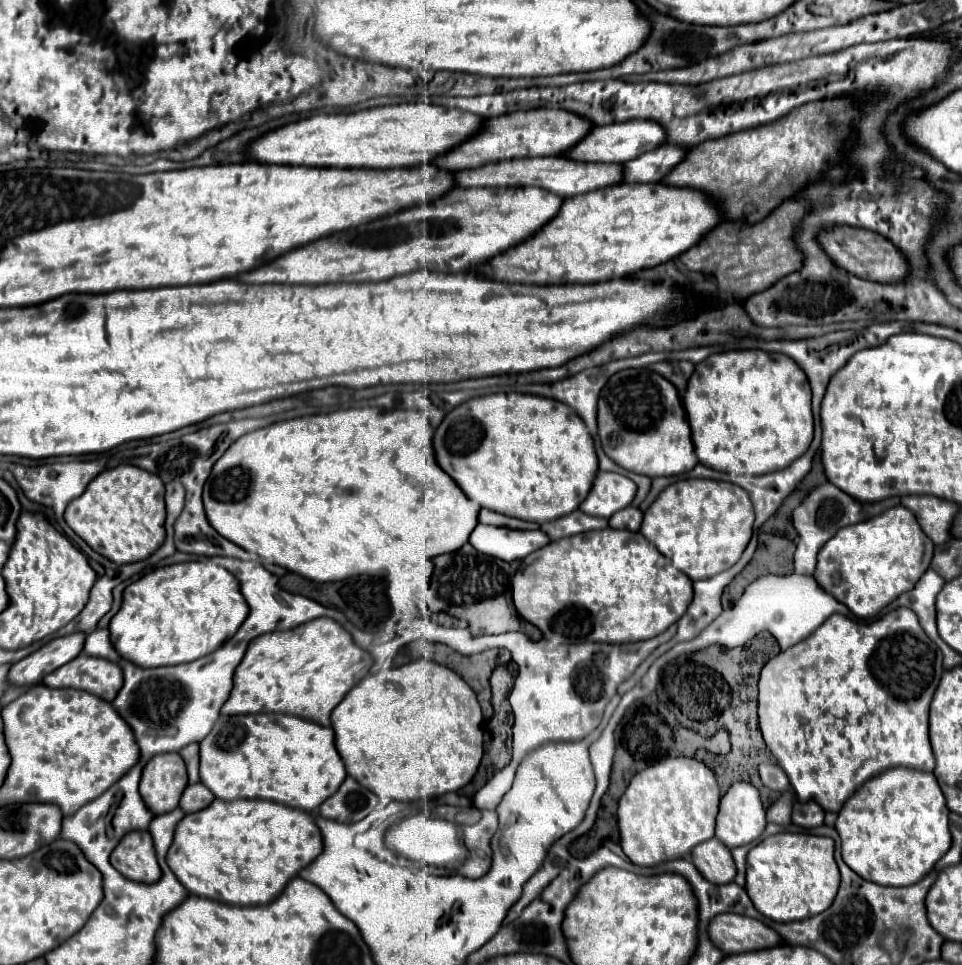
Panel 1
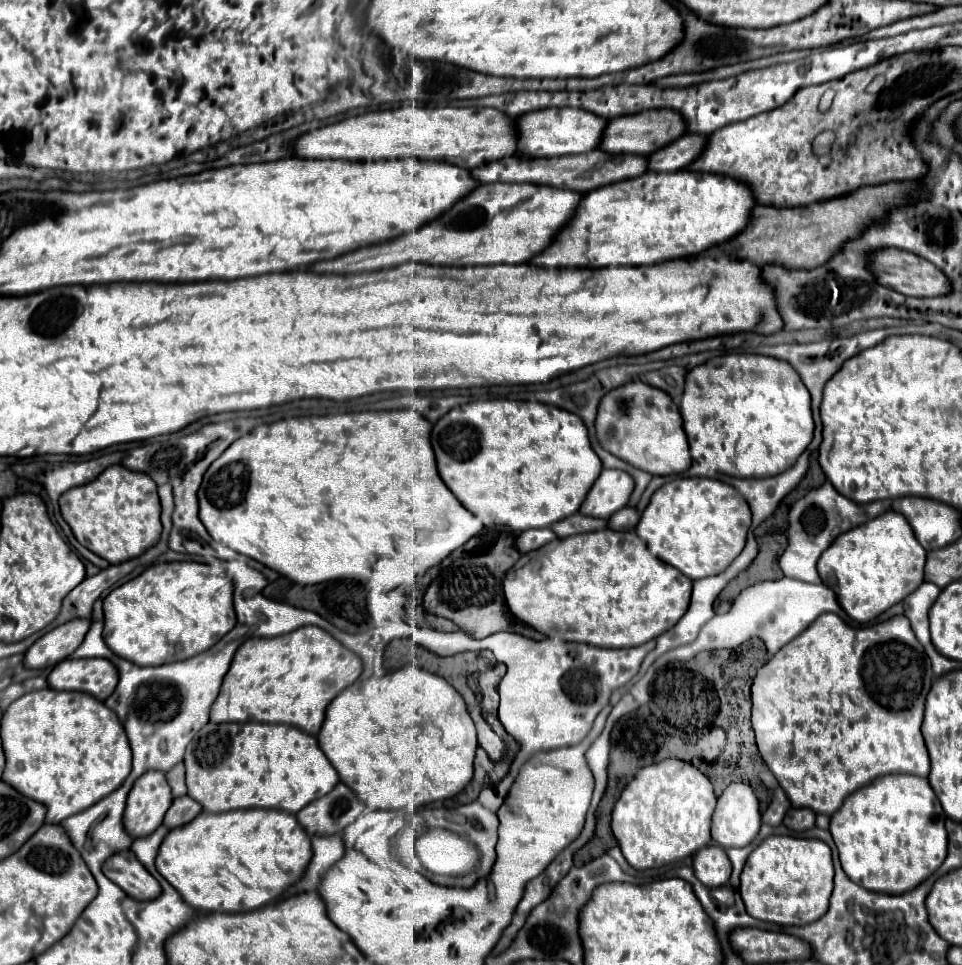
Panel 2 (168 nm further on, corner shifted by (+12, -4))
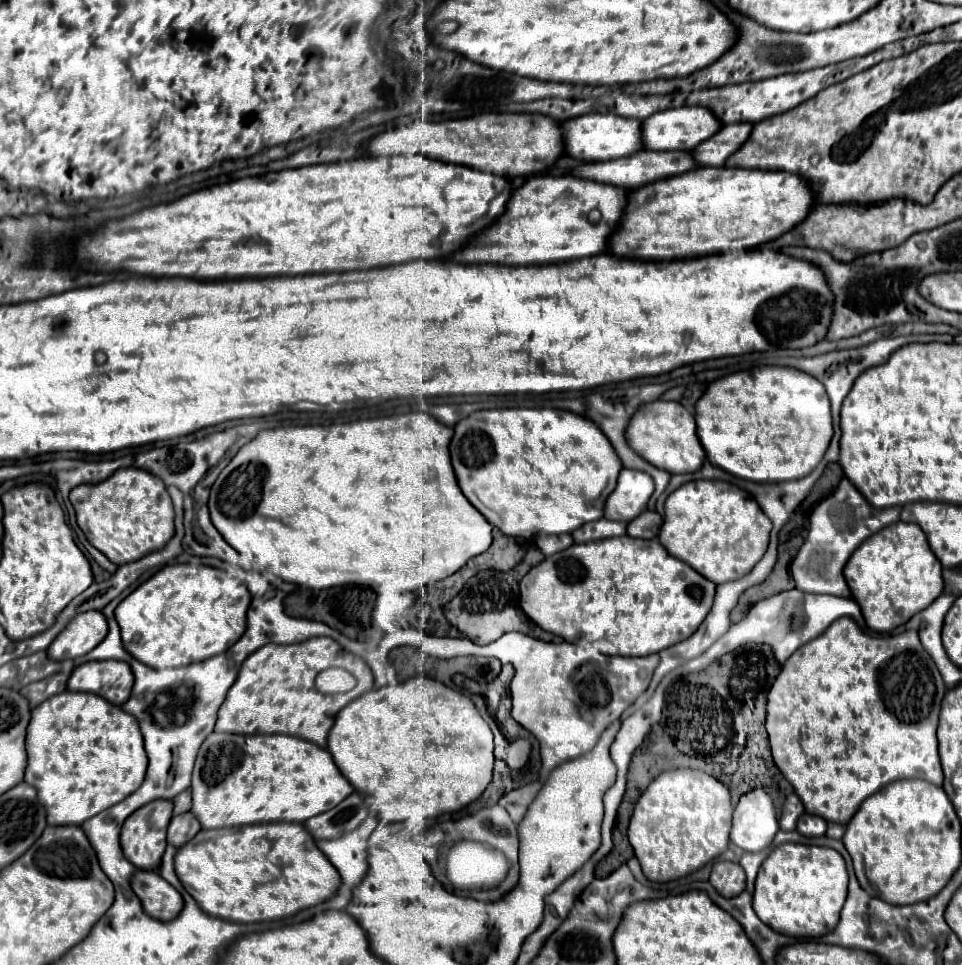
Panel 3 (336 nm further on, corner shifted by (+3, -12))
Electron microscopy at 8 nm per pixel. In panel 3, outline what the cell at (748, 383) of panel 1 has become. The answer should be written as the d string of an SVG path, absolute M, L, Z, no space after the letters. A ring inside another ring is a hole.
M758 366L714 380L696 404L696 426L708 460L752 482L784 482L810 474L834 436L824 386L786 366Z

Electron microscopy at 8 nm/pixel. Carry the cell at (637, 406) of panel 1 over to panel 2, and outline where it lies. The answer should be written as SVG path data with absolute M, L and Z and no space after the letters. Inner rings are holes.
M641 380L617 386L601 398L595 418L595 436L609 454L653 476L681 474L691 466L689 444L683 432L679 408L667 392L643 384Z

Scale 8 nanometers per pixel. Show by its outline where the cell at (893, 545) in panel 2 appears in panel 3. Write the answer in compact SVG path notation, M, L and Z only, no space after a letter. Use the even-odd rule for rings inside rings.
M896 522L892 526L882 528L880 532L872 534L848 560L844 568L844 578L852 590L852 598L860 604L864 620L868 628L876 632L892 632L894 628L906 624L914 614L930 606L934 598L938 598L944 592L944 580L942 580L942 564L932 554L926 534L918 524L906 524Z

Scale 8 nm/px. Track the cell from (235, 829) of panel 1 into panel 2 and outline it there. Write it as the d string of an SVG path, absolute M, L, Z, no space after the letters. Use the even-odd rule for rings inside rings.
M249 808L221 814L201 812L193 822L173 828L157 854L157 872L199 912L245 912L273 902L281 892L297 882L311 860L311 840L289 812L271 808Z

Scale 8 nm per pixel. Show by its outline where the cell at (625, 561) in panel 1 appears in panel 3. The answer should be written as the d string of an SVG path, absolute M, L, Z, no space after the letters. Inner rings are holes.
M630 536L606 538L588 544L574 544L554 556L548 556L532 568L520 582L522 610L546 632L578 644L590 656L646 658L670 648L694 632L710 612L716 584L682 560L670 556L658 540L640 540Z

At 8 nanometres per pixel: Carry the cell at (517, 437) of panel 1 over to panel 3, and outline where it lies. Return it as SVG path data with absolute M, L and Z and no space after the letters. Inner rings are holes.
M480 410L460 420L450 442L452 466L464 496L476 506L486 520L508 536L536 538L540 534L574 532L586 522L604 514L604 502L616 488L622 462L610 440L594 422L568 410Z

